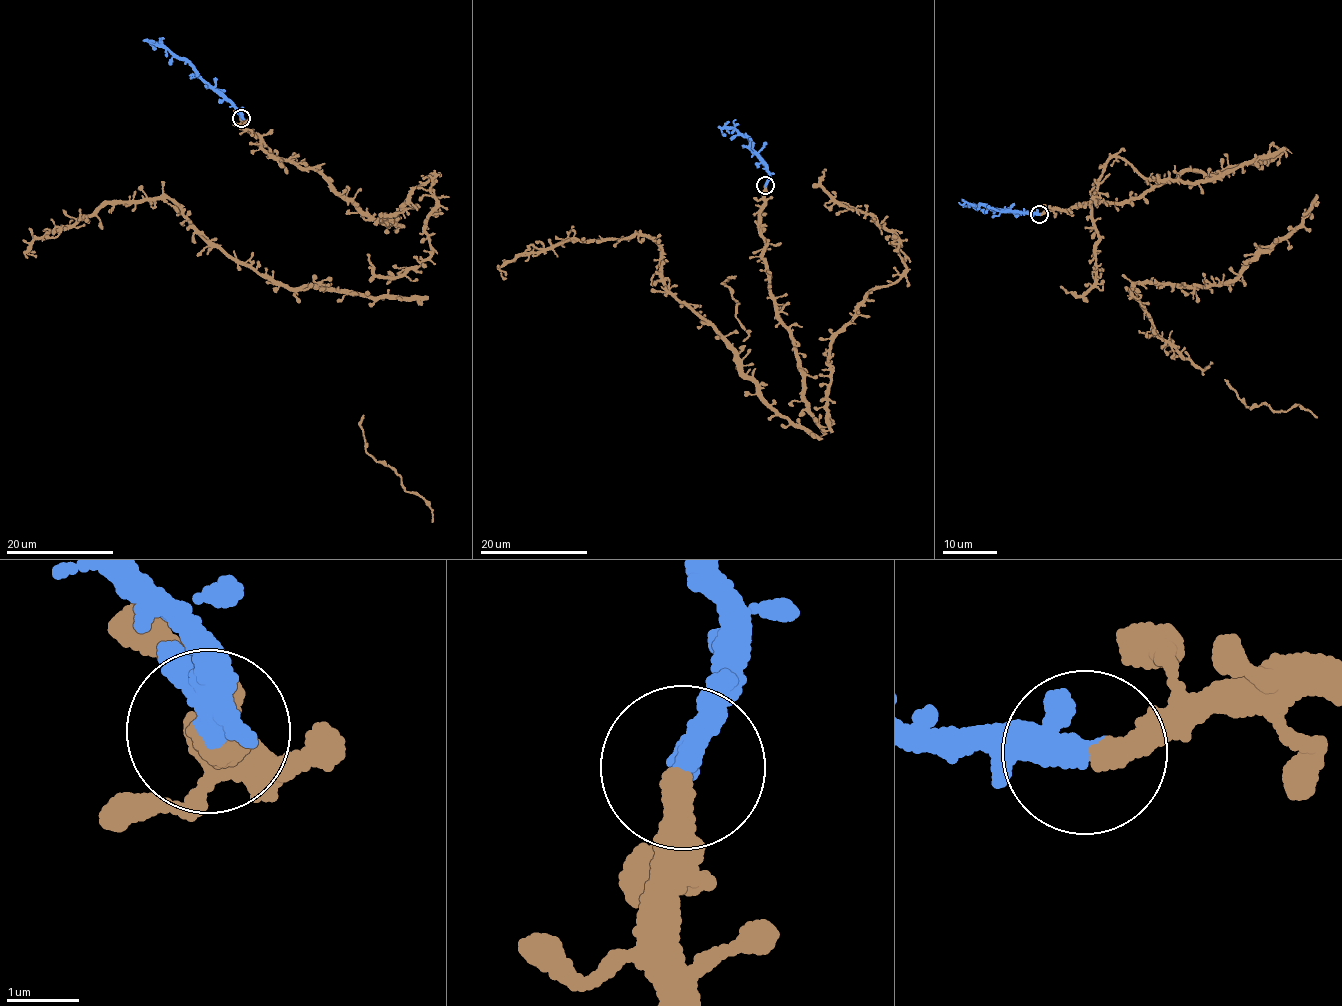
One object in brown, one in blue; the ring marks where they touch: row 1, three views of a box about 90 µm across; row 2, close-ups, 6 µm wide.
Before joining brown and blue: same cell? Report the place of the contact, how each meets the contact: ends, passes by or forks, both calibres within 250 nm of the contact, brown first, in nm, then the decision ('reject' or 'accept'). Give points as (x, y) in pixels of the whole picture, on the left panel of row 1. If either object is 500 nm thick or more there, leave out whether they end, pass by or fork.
(241, 118) | brown ends | blue passes by | 400/300 nm | accept

